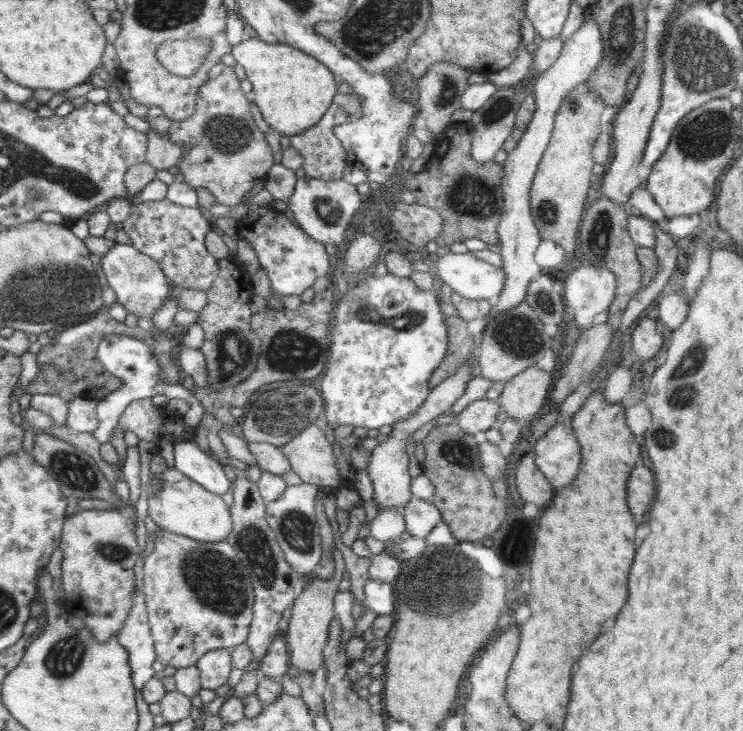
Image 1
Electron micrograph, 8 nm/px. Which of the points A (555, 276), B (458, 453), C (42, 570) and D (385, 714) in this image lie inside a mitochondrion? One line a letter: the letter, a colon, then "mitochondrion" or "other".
A: other
B: mitochondrion
C: other
D: other

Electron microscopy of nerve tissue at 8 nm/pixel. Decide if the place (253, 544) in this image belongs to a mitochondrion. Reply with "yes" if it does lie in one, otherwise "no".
yes

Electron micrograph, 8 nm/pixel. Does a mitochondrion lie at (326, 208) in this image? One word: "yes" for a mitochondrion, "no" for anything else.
yes

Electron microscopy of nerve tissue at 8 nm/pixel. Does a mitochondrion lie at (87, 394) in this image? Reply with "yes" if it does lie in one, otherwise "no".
no

